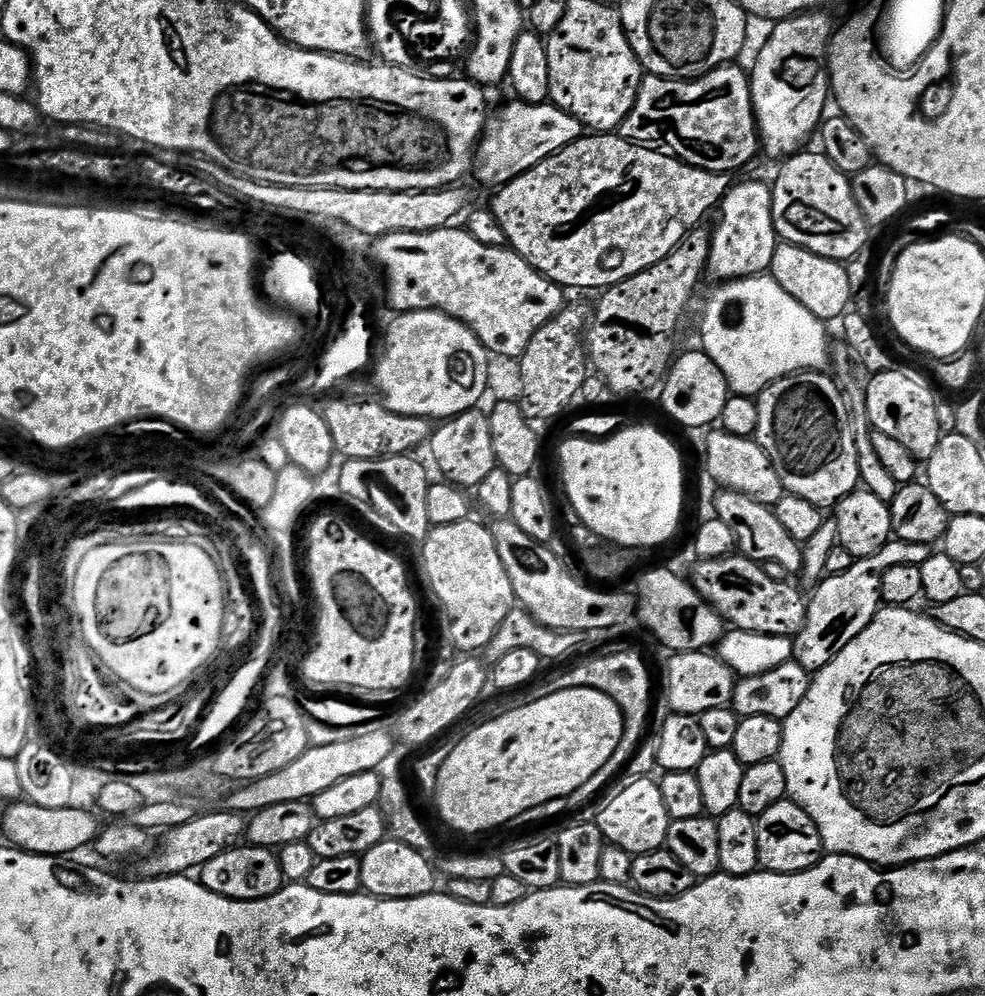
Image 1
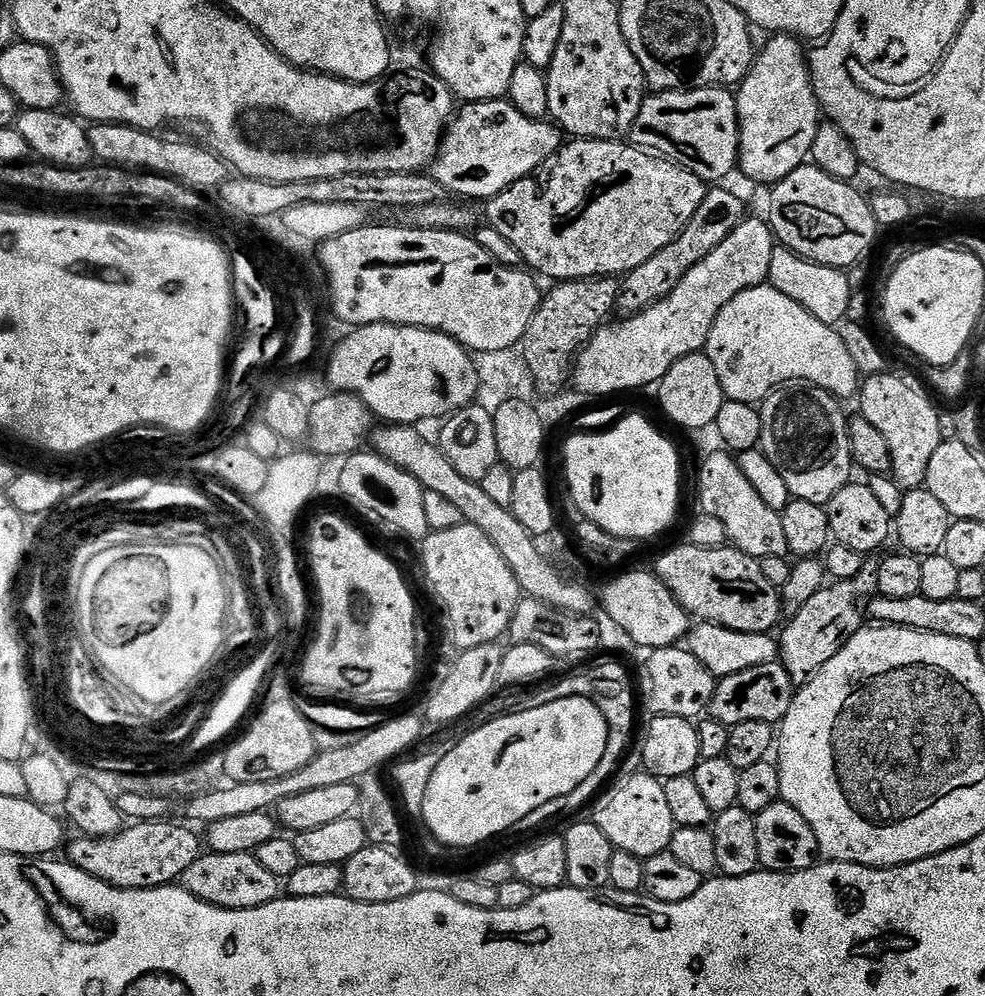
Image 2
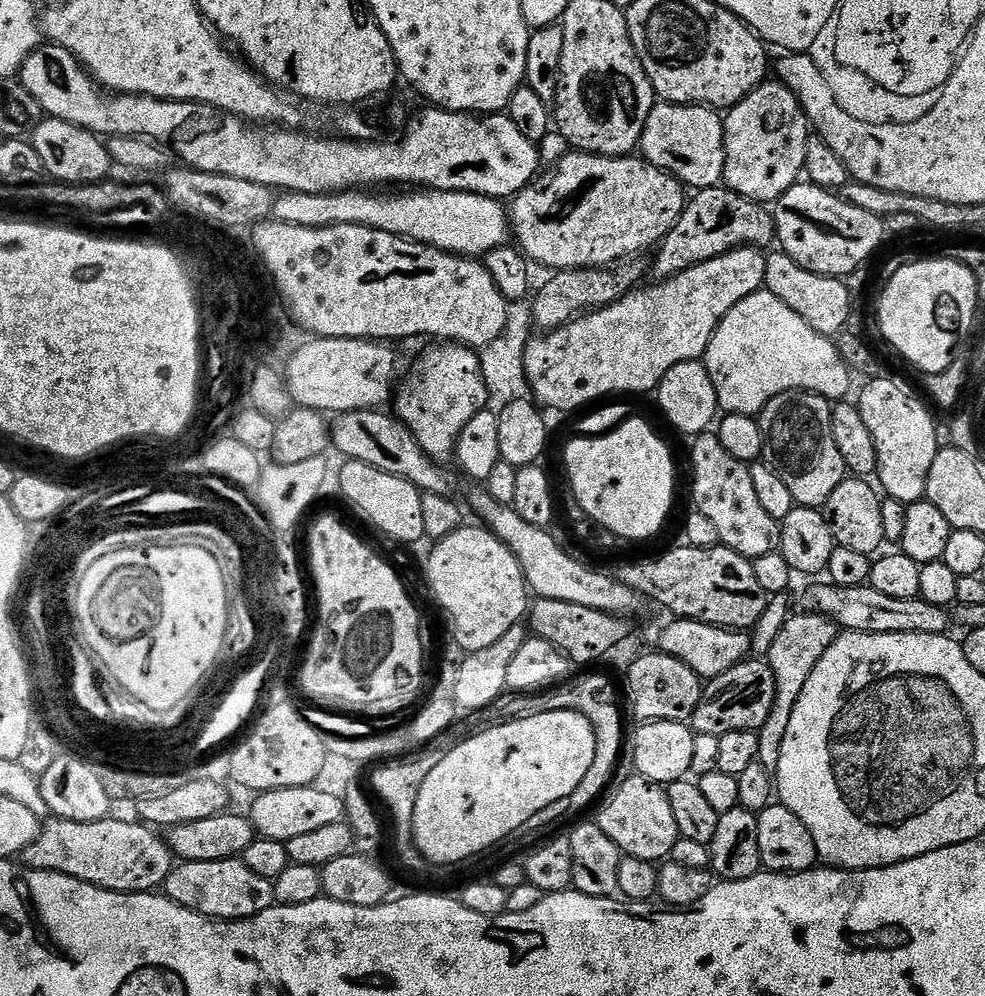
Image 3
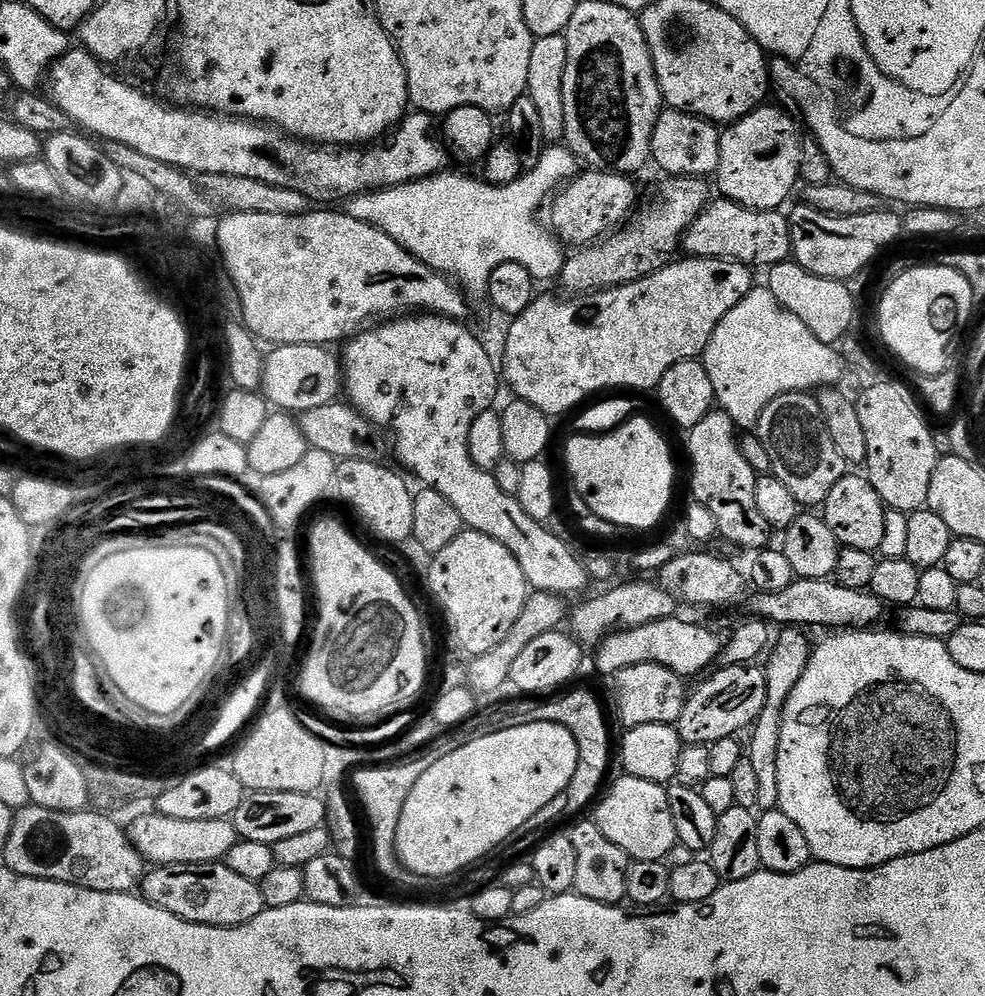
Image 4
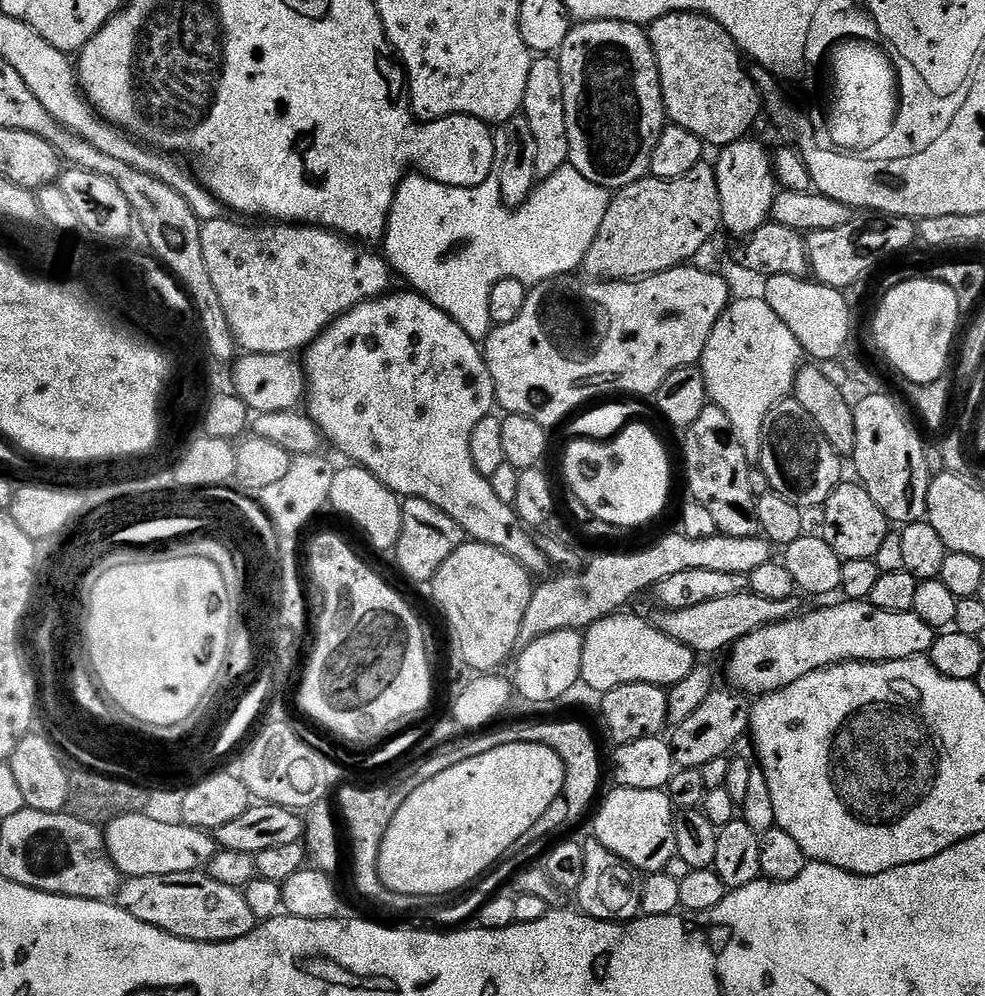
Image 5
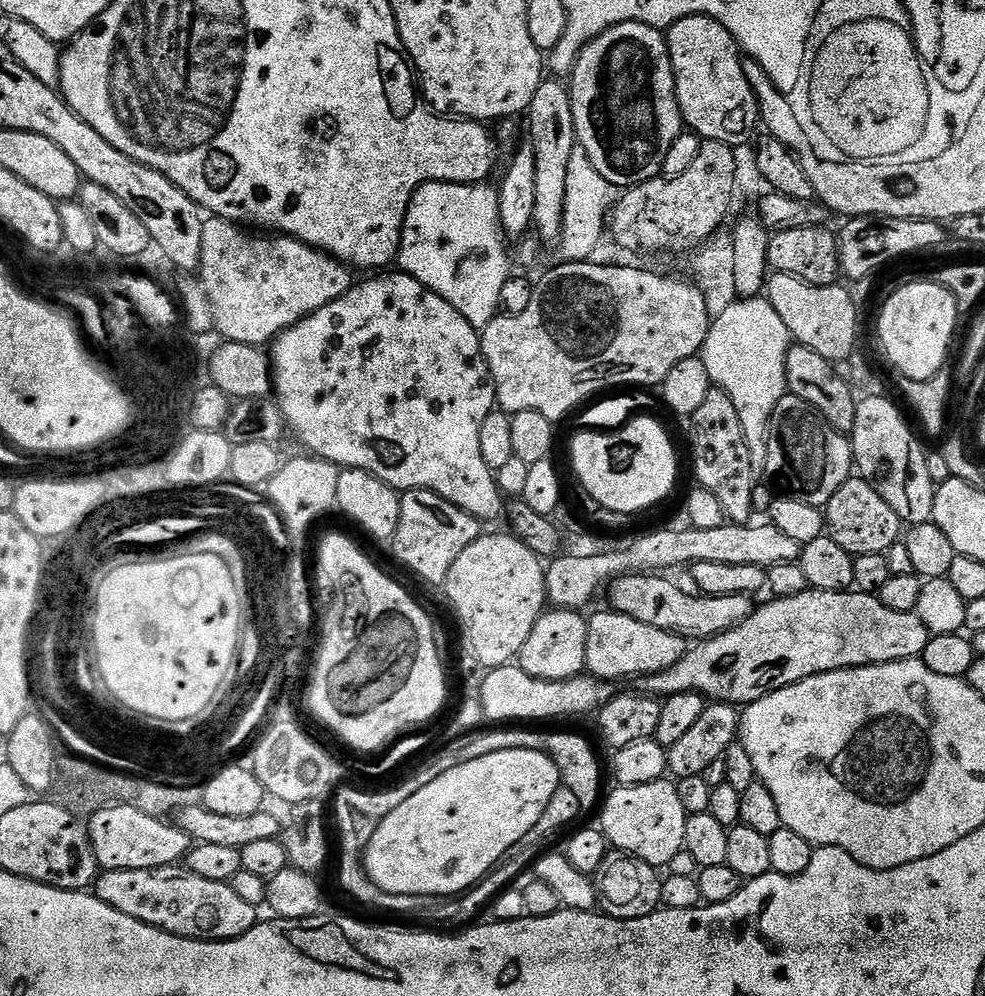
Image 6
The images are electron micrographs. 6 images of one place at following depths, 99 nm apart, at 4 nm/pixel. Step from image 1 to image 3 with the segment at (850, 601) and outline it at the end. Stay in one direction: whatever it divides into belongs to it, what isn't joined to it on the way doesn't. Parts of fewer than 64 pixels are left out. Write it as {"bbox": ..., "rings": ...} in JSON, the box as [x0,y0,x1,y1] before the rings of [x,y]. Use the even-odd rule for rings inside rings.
{"bbox":[759,612,838,766],"rings":[[[804,612],[803,614],[789,615],[786,626],[782,626],[774,646],[770,646],[766,657],[766,663],[774,674],[776,683],[776,697],[774,706],[770,710],[770,718],[760,727],[760,758],[759,763],[775,766],[782,750],[782,738],[786,738],[786,730],[790,727],[790,714],[794,714],[794,706],[798,698],[802,698],[802,690],[822,654],[830,650],[830,646],[836,641],[838,629],[833,620],[826,616],[820,616],[817,612]]]}

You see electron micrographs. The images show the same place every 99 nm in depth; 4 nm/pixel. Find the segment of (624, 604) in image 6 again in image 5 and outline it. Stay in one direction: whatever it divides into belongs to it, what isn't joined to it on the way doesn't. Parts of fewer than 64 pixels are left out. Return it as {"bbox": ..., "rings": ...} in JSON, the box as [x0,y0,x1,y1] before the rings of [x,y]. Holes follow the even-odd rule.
{"bbox":[675,590,801,652],"rings":[[[737,590],[722,598],[698,602],[689,608],[681,608],[675,613],[676,628],[681,640],[693,648],[704,652],[720,652],[731,649],[733,644],[749,636],[754,630],[767,624],[777,624],[779,620],[790,620],[801,611],[799,599],[775,600],[764,598],[751,590]]]}

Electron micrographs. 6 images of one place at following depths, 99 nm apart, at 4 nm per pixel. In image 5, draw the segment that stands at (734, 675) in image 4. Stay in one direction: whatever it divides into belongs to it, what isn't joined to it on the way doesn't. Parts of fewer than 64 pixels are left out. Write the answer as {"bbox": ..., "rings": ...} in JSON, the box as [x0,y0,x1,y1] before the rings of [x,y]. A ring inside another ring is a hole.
{"bbox":[670,686,753,769],"rings":[[[732,686],[727,687],[713,687],[706,702],[702,702],[702,706],[698,706],[698,710],[694,710],[694,714],[686,718],[686,722],[675,725],[676,733],[670,736],[670,743],[672,751],[676,754],[677,765],[684,768],[703,769],[704,764],[713,758],[728,756],[733,751],[731,748],[743,736],[745,739],[750,728],[753,701],[743,691]]]}

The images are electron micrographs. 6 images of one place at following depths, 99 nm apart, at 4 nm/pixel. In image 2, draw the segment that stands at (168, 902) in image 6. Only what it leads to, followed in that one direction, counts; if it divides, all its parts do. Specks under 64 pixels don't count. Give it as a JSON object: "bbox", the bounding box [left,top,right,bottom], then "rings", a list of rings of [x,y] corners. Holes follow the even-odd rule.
{"bbox":[182,851,282,910],"rings":[[[209,851],[207,854],[201,854],[194,866],[184,872],[182,887],[194,894],[194,898],[207,904],[226,910],[250,910],[277,900],[282,892],[282,881],[274,878],[274,874],[269,874],[262,862],[258,862],[256,855],[251,852],[218,854]]]}

